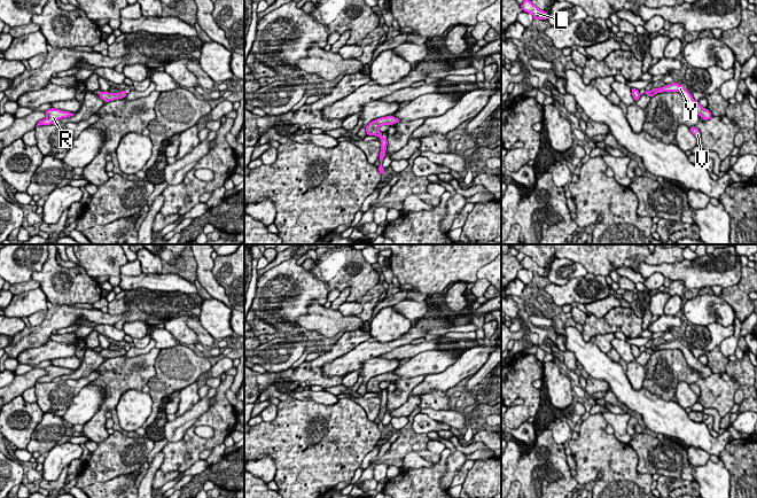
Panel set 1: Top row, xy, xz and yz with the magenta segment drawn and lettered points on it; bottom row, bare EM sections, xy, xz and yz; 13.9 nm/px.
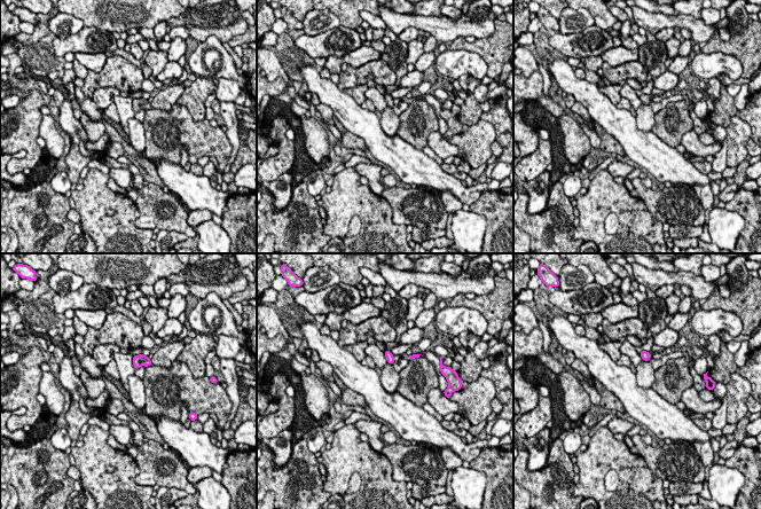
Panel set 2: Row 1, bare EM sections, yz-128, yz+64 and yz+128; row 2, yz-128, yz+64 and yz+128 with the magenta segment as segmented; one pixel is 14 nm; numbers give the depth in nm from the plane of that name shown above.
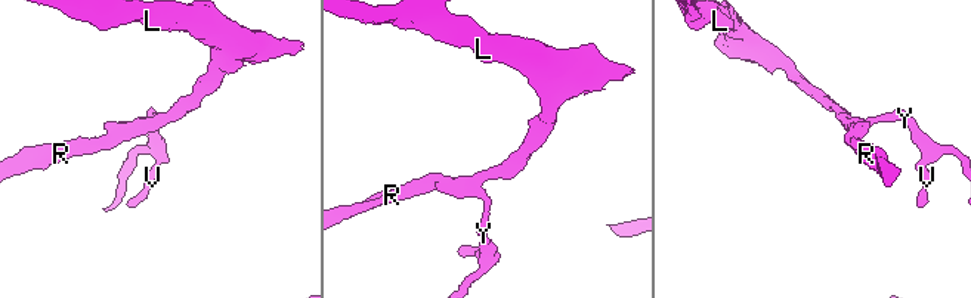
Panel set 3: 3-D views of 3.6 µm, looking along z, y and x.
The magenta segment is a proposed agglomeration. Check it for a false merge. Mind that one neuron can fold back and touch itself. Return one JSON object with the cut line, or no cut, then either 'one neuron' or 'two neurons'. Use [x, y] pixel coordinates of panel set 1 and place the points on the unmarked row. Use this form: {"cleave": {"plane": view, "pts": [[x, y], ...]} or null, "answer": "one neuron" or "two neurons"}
{"cleave": {"plane": "yz", "pts": [[649, 348], [654, 351]]}, "answer": "two neurons"}

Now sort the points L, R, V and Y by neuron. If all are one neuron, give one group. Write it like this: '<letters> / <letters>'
L R / V Y

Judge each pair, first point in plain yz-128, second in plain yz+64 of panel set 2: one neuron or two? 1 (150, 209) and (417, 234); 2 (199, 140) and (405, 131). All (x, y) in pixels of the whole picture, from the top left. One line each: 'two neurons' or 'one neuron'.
1: two neurons
2: one neuron

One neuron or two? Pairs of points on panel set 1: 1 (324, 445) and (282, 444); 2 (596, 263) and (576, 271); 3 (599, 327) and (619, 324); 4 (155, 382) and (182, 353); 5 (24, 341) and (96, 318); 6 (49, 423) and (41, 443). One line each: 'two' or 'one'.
1: one
2: two
3: one
4: one
5: one
6: one

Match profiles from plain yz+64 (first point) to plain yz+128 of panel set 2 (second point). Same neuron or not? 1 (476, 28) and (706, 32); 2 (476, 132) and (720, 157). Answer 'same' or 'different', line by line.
1: same
2: different

